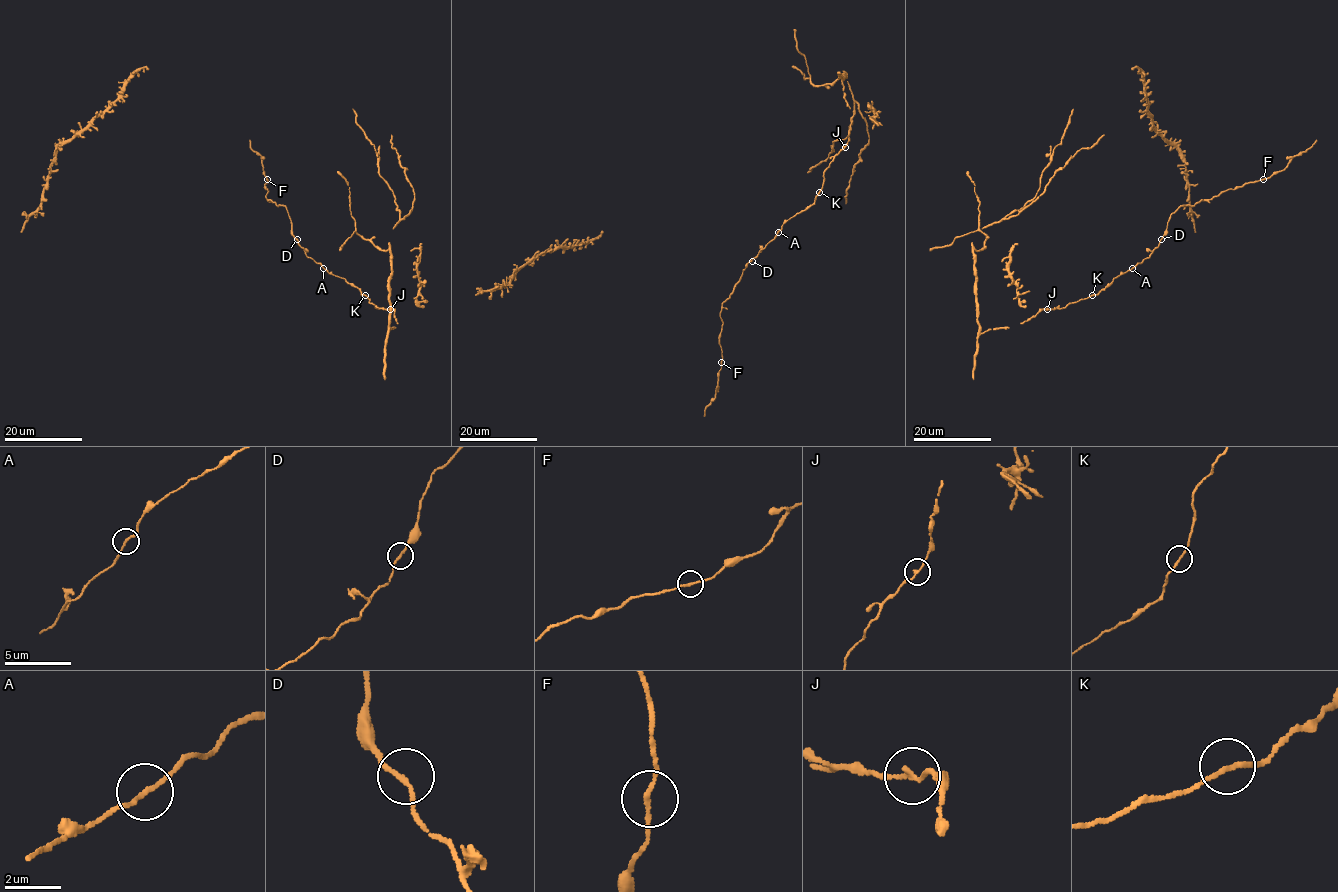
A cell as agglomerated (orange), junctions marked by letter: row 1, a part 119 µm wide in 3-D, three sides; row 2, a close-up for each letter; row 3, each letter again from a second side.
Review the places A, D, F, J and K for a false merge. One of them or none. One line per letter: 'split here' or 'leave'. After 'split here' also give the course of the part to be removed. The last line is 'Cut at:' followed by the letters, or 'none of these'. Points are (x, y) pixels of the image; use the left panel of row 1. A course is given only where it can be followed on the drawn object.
A: leave
D: leave
F: leave
J: leave
K: leave
Cut at: none of these

